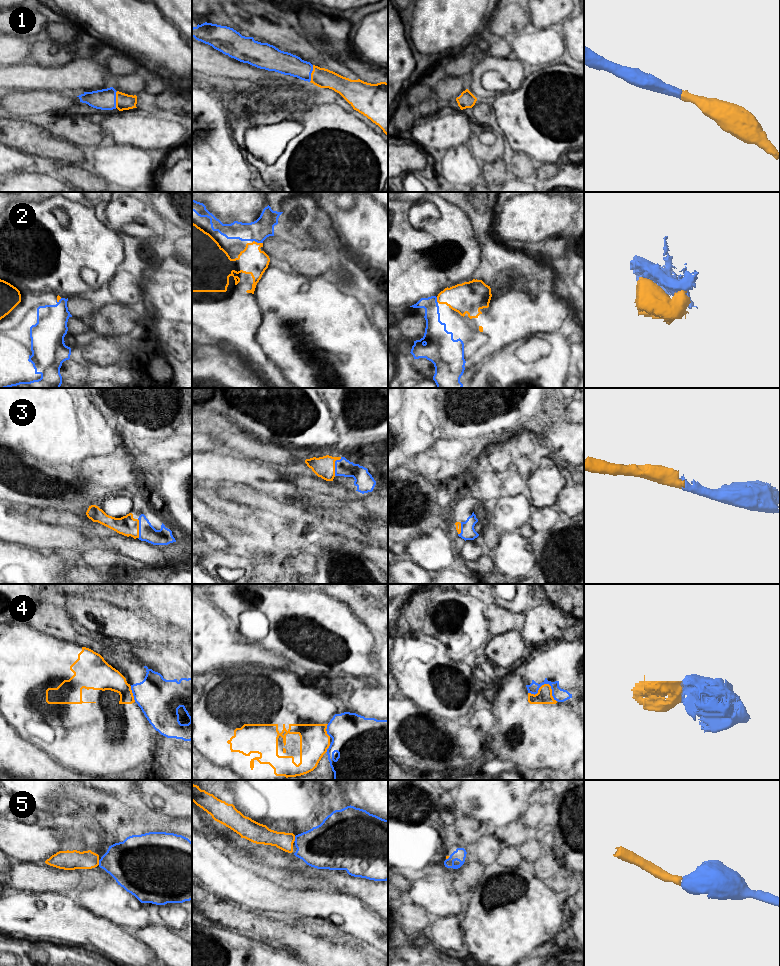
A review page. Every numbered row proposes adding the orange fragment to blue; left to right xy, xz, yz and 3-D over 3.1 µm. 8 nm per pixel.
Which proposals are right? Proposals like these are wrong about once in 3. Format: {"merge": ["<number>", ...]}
{"merge": ["1", "2", "3", "5"]}

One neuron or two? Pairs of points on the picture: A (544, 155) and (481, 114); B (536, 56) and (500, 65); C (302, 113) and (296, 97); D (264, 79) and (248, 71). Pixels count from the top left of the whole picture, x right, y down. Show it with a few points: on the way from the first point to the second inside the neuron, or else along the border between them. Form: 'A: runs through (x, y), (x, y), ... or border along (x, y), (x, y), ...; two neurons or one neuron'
A: border along (490, 106), (493, 112); two neurons
B: border along (517, 59), (523, 63); two neurons
C: border along (310, 100), (300, 105), (283, 105), (281, 107); two neurons
D: runs through (260, 76), (252, 74); one neuron

